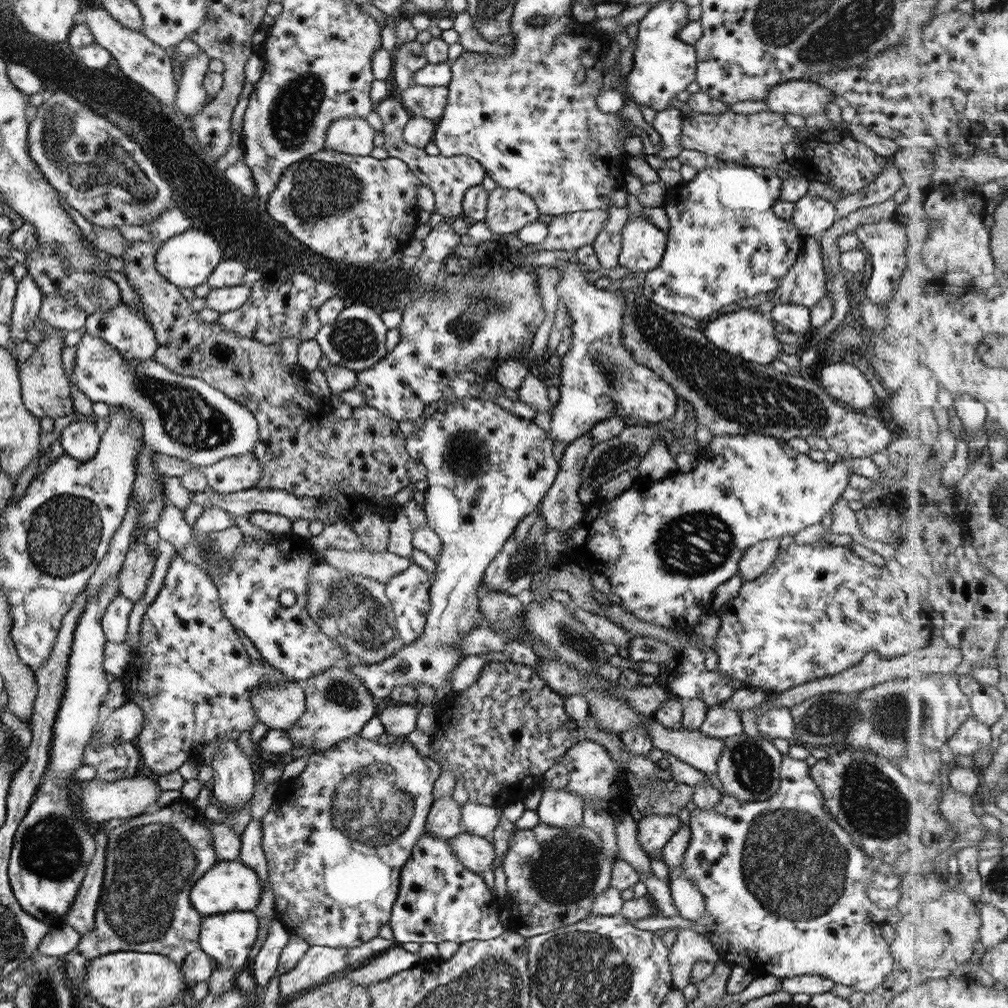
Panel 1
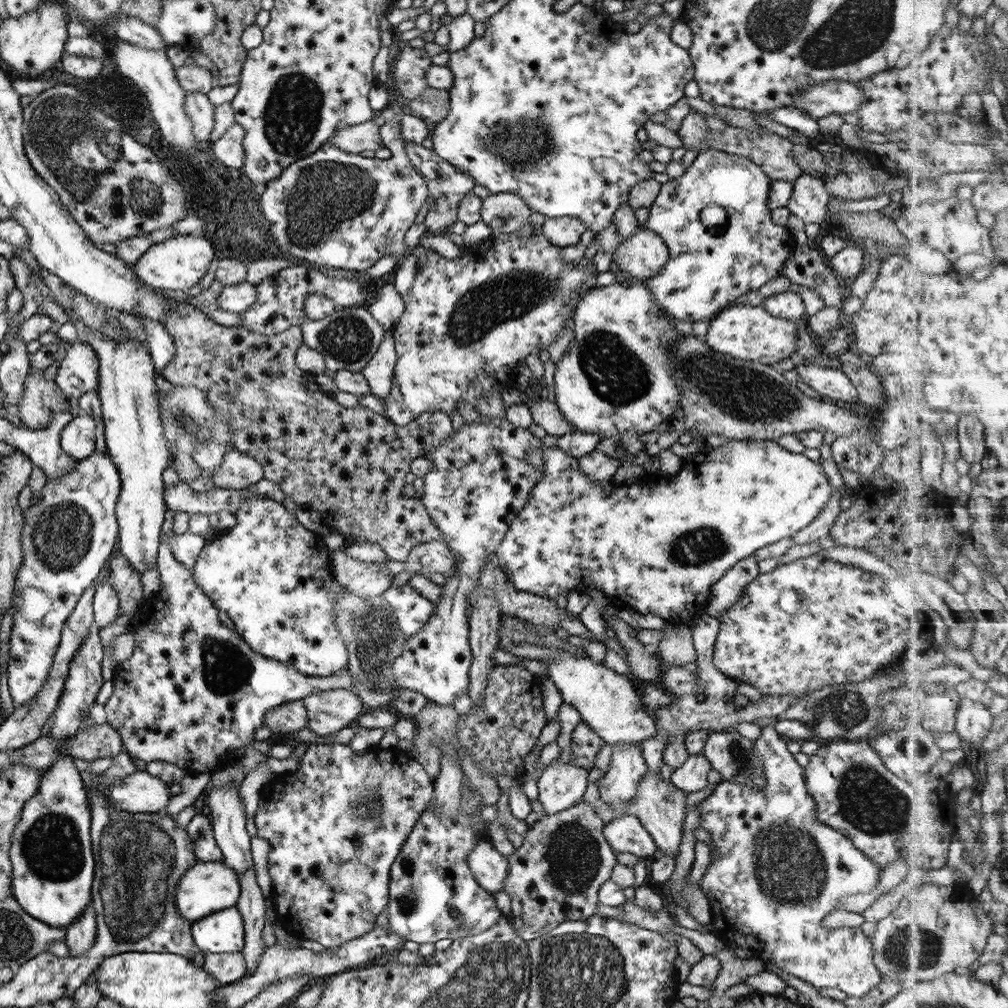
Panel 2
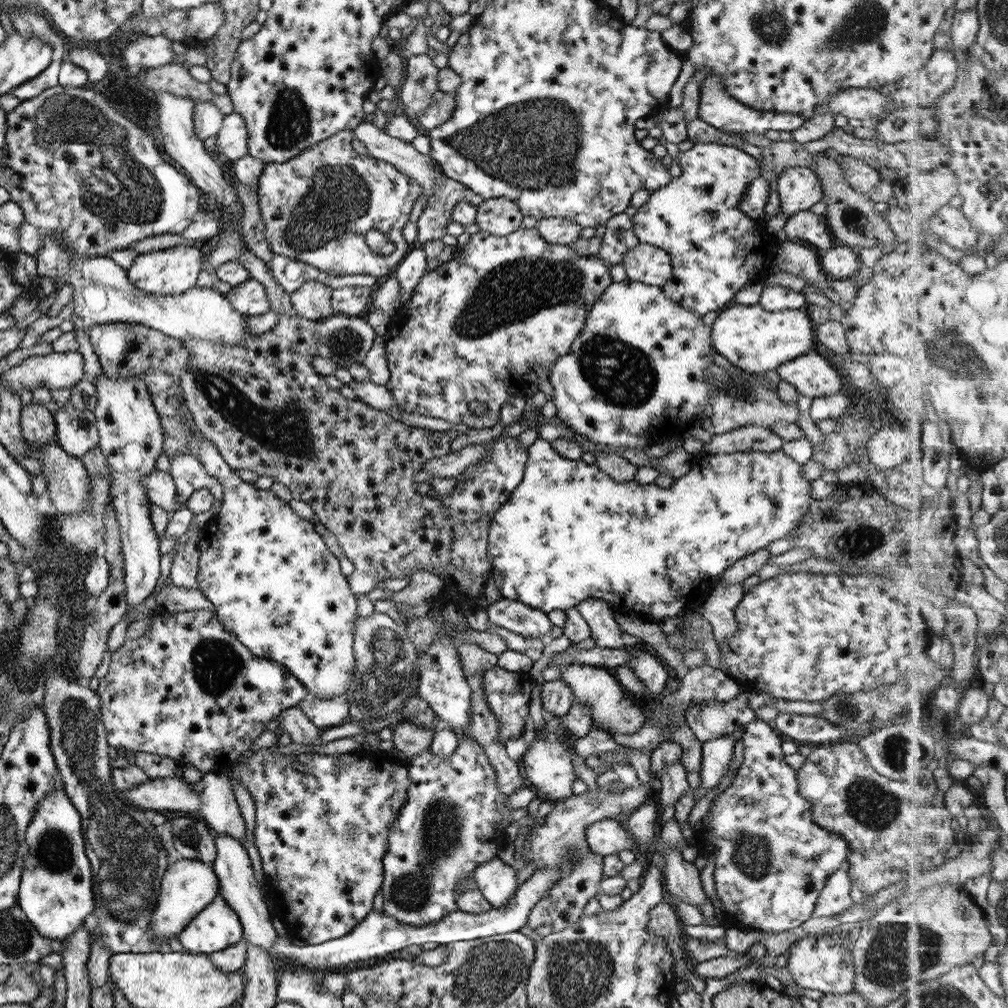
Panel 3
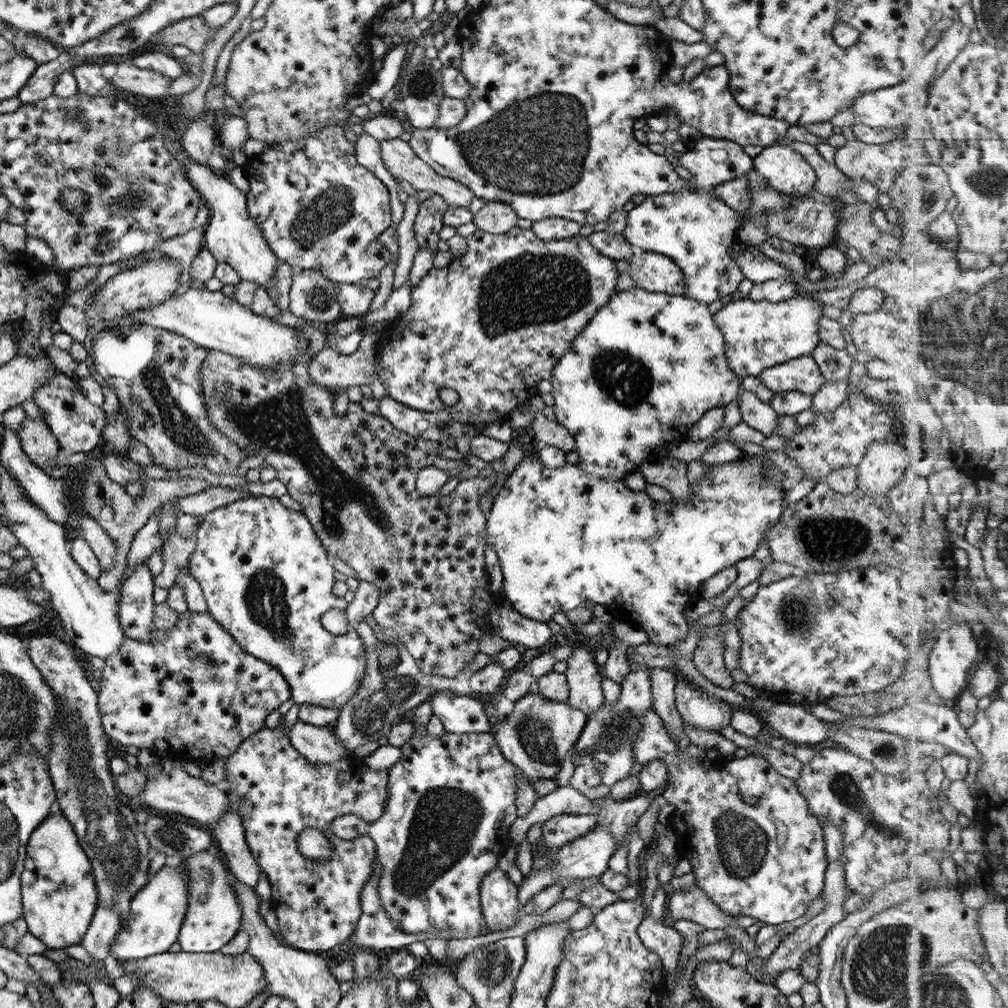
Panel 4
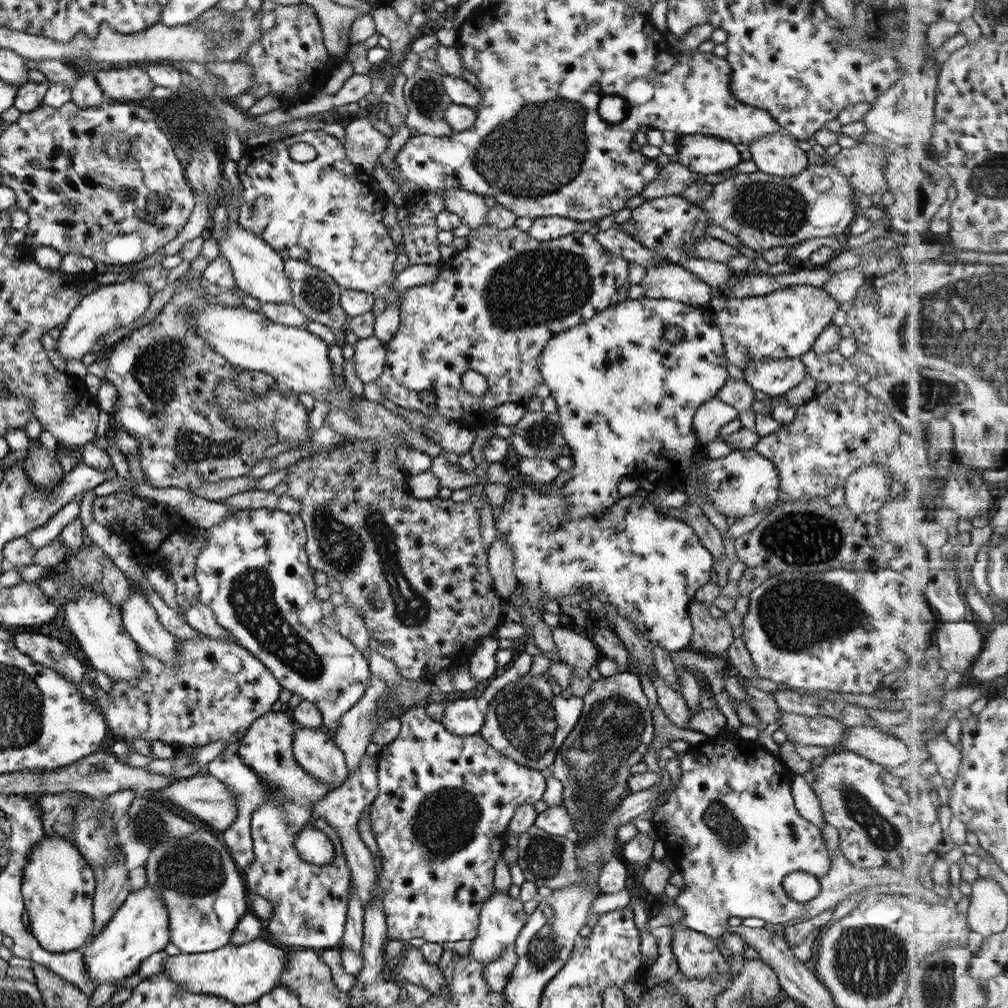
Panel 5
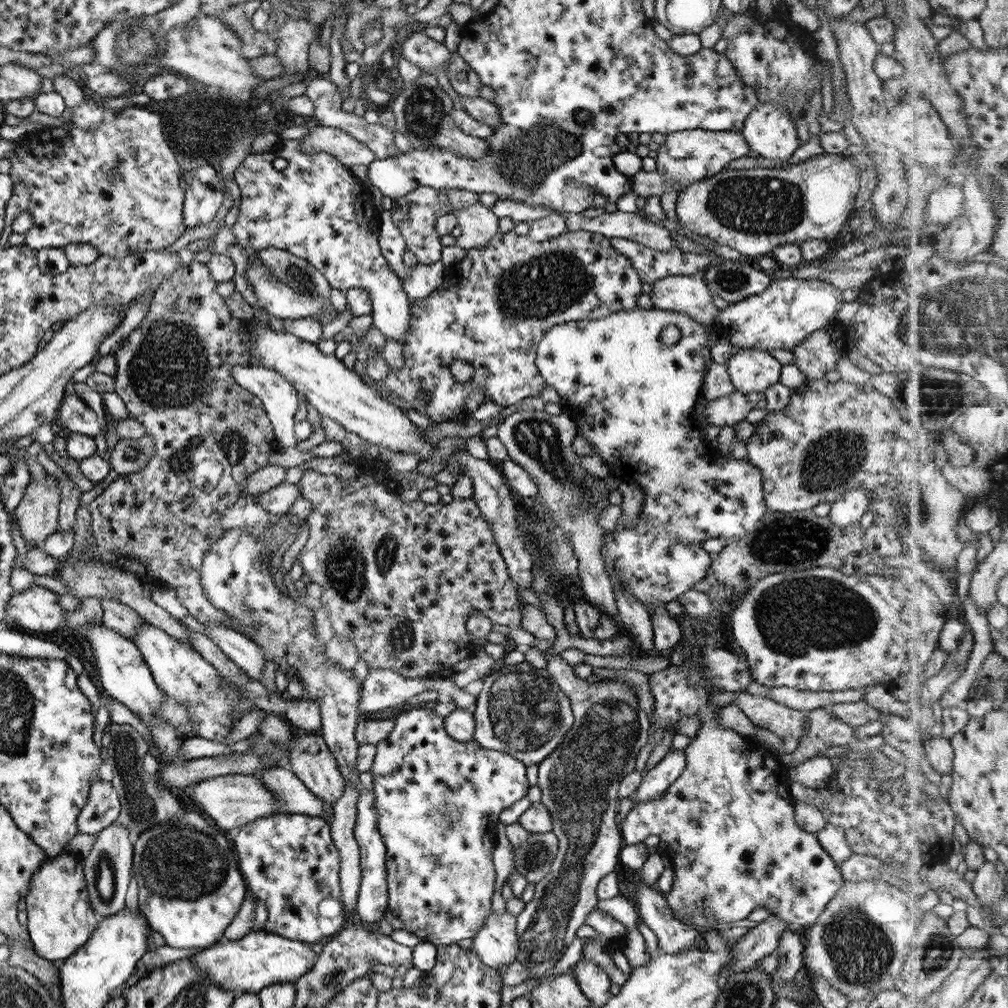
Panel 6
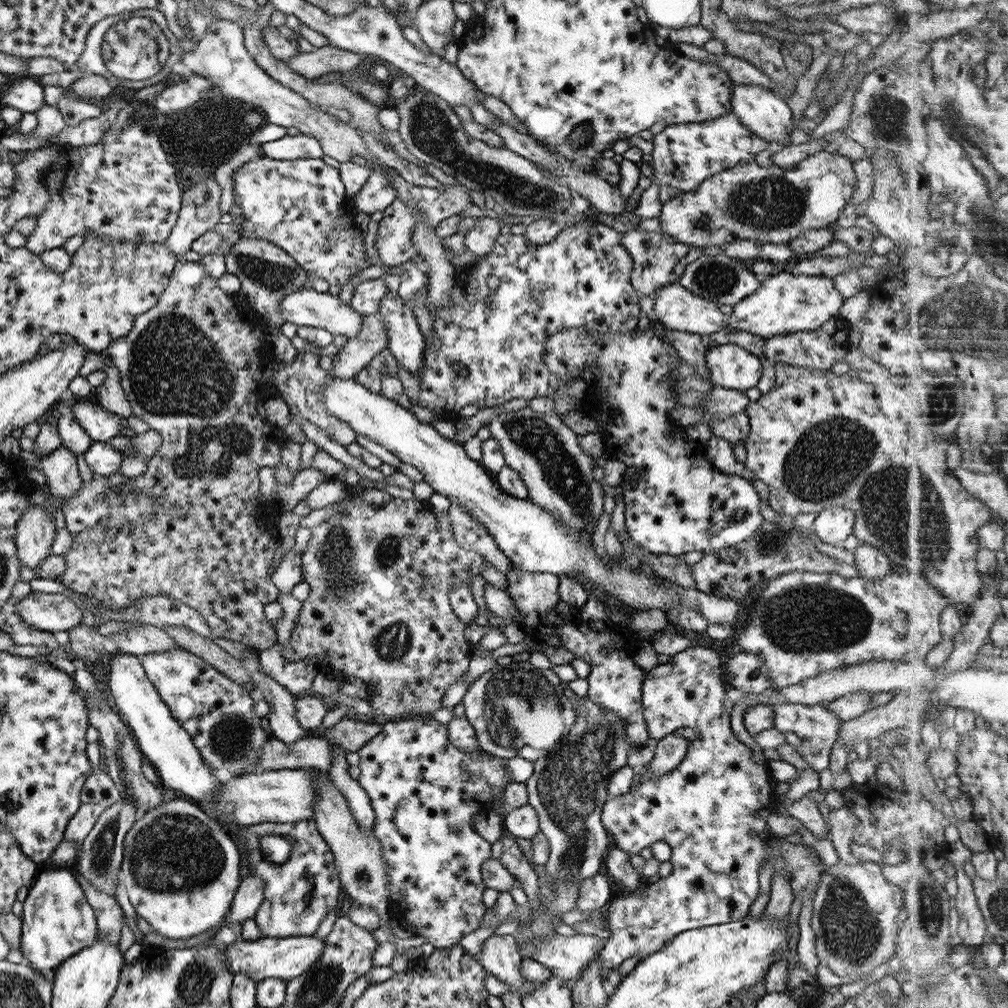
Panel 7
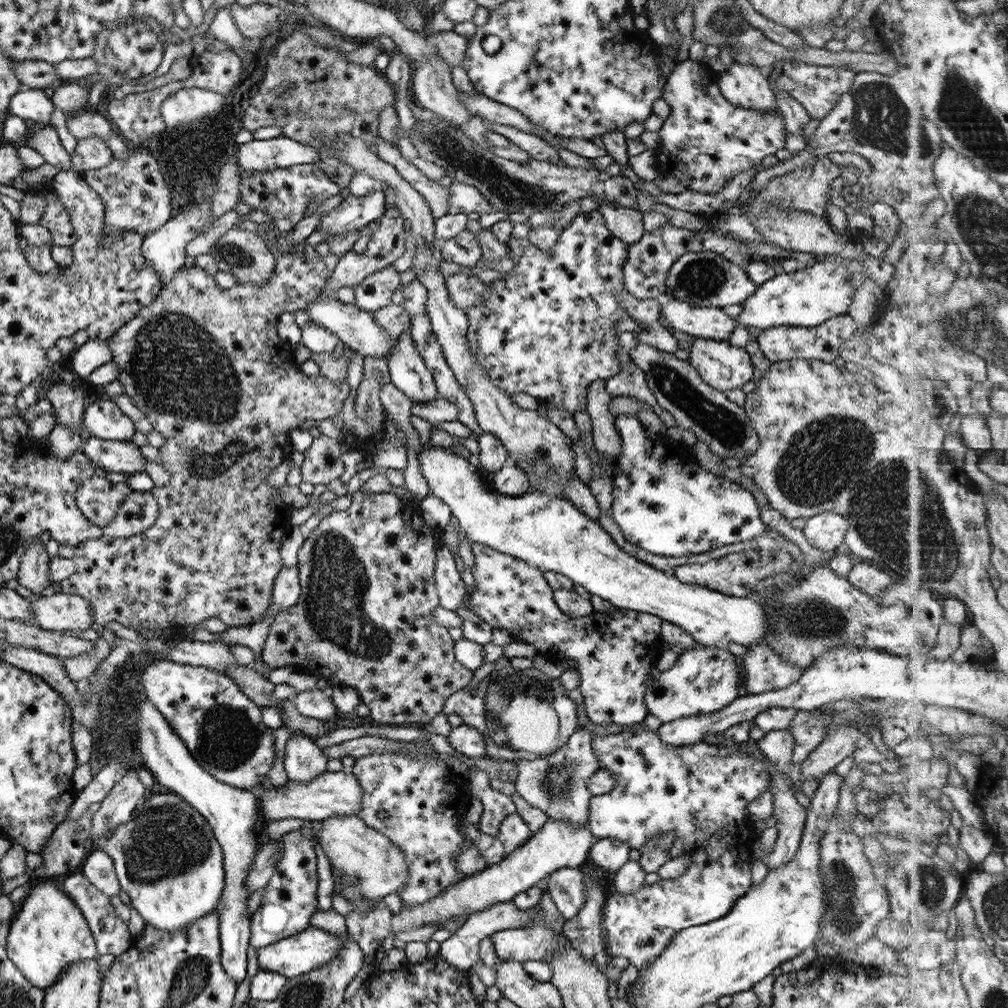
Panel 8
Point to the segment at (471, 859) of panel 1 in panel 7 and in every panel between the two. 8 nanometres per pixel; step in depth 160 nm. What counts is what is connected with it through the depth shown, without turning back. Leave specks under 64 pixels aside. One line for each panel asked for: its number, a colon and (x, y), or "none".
2: (488, 868)
3: (495, 880)
4: (500, 908)
5: (500, 918)
6: (495, 944)
7: (500, 956)

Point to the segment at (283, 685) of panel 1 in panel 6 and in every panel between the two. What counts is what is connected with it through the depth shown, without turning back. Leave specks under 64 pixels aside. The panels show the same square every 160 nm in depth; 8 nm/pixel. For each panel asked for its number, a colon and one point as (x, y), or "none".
2: (290, 717)
3: (292, 721)
4: (317, 745)
5: (315, 752)
6: (309, 760)

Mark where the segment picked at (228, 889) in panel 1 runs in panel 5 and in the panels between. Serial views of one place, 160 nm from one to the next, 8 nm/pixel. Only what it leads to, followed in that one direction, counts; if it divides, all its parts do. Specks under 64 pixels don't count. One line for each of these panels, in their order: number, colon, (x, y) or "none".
2: (206, 887)
3: (188, 885)
4: (155, 913)
5: (139, 927)

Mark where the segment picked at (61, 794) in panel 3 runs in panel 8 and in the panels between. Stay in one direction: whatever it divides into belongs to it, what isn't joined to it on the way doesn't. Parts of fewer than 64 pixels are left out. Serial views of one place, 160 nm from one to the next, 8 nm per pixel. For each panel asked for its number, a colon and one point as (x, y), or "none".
4: (58, 895)
5: (57, 884)
6: (60, 919)
7: (56, 922)
8: (48, 933)

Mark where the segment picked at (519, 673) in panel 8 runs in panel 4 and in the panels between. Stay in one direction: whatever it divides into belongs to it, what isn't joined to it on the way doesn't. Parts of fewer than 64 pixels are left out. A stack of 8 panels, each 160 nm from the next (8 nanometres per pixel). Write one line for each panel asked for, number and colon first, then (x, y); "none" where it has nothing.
4: (535, 737)
5: (527, 720)
6: (520, 711)
7: (515, 709)

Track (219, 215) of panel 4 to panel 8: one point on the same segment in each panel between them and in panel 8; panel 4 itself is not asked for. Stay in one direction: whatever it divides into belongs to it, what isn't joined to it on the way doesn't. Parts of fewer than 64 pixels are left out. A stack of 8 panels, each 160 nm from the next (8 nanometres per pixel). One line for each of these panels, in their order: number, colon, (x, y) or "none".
5: (257, 271)
6: (275, 298)
7: (308, 308)
8: (355, 328)

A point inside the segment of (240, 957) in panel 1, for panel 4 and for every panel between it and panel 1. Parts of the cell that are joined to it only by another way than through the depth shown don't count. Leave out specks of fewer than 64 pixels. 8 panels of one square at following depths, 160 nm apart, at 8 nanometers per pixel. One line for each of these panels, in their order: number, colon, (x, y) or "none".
2: (222, 931)
3: (216, 926)
4: (212, 916)

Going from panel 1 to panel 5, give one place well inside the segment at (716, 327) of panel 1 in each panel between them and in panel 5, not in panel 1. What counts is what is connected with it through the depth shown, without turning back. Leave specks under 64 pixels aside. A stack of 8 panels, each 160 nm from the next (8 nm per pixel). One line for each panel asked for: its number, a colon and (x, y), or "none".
2: (744, 332)
3: (751, 338)
4: (756, 335)
5: (784, 324)

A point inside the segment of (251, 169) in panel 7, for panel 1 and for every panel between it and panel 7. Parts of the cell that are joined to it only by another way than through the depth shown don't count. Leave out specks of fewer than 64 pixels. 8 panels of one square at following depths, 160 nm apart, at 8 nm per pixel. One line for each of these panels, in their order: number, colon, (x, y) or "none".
1: (350, 209)
2: (335, 209)
3: (317, 206)
4: (317, 208)
5: (326, 212)
6: (313, 209)

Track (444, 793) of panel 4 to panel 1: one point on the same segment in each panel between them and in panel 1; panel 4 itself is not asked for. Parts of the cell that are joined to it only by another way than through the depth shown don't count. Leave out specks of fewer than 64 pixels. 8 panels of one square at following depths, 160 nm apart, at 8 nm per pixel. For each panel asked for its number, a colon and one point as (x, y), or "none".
1: (438, 899)
2: (432, 895)
3: (449, 823)

